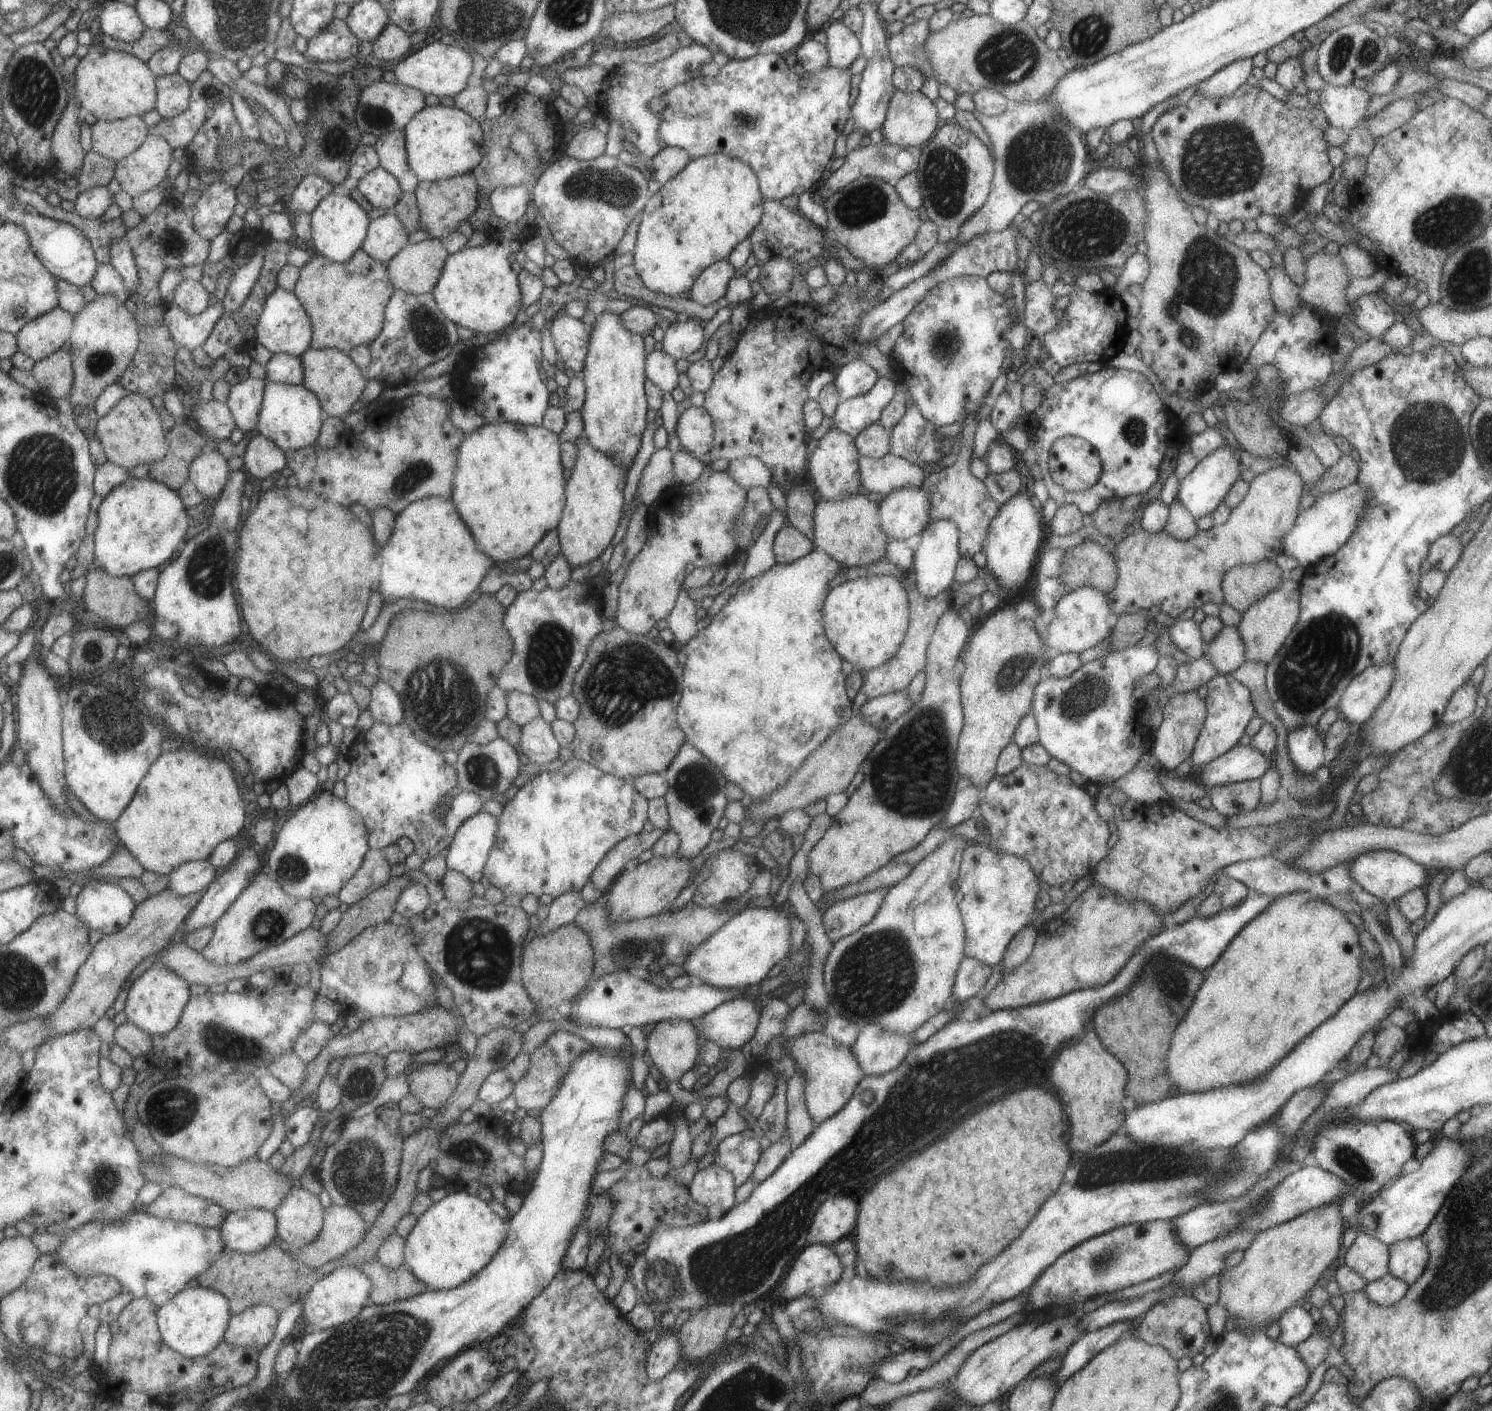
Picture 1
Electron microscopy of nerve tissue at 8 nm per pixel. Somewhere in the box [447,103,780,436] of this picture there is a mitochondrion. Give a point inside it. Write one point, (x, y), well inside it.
(621, 193)

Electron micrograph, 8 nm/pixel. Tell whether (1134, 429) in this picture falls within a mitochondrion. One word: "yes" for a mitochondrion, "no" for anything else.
yes

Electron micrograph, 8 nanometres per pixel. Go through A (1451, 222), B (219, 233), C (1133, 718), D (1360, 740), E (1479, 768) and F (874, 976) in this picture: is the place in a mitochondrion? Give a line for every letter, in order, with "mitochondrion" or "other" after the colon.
A: mitochondrion
B: other
C: mitochondrion
D: other
E: mitochondrion
F: mitochondrion

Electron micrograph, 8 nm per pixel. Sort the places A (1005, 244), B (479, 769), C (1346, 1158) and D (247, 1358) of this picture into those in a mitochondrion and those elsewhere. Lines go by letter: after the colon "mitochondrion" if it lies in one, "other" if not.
A: other
B: mitochondrion
C: mitochondrion
D: other

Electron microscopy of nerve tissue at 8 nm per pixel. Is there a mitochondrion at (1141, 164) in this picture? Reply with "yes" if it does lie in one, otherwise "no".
no

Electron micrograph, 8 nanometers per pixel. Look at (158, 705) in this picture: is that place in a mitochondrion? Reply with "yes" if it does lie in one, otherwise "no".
yes

